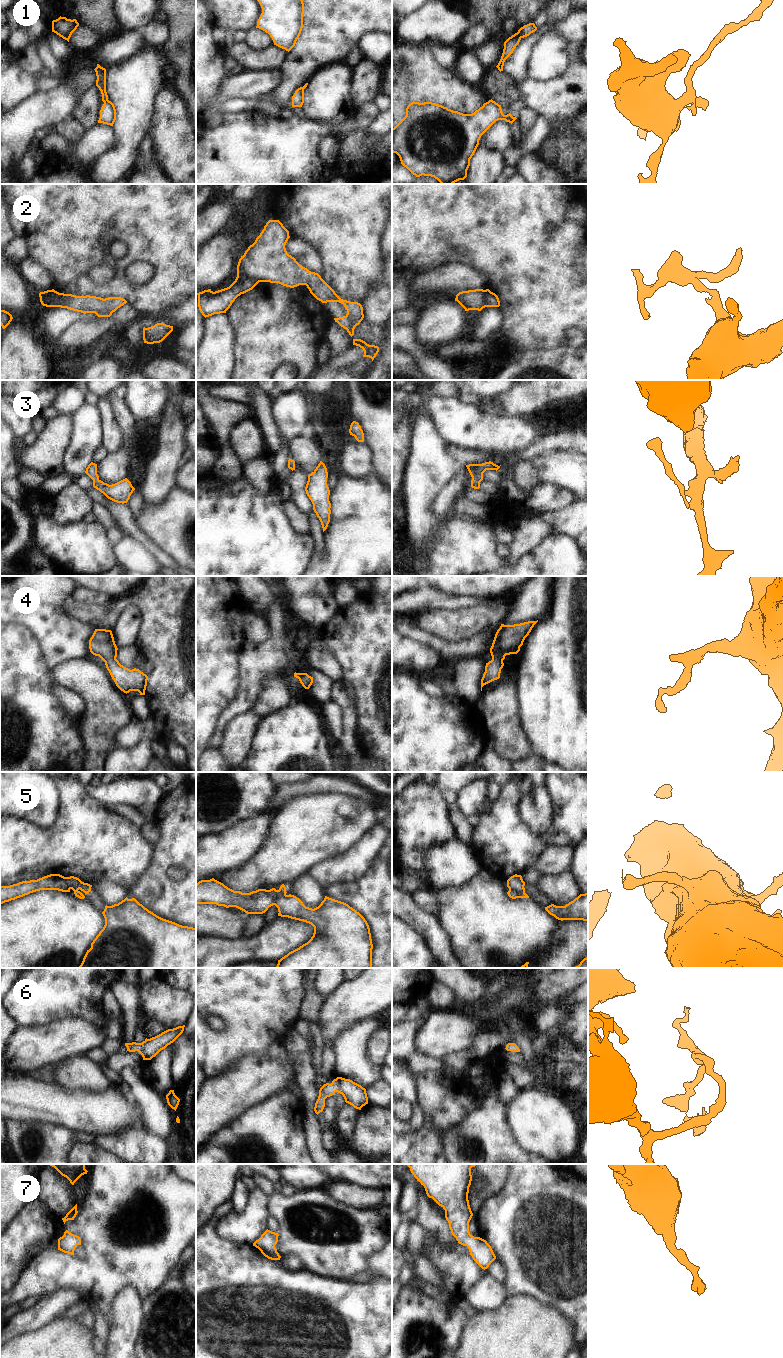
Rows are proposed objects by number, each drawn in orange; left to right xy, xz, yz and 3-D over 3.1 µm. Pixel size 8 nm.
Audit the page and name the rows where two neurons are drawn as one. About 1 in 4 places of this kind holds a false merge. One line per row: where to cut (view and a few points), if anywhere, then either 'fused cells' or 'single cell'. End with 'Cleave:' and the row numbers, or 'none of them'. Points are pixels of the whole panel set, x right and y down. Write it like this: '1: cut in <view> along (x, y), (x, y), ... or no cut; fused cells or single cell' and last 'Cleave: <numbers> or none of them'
1: cut in xy along (108, 100), (104, 103); fused cells
2: cut in xz along (237, 275), (245, 275), (259, 281); fused cells
3: no cut; single cell
4: no cut; single cell
5: cut in xz along (285, 894), (276, 893), (273, 904); fused cells
6: no cut; single cell
7: no cut; single cell
Cleave: 1, 2, 5

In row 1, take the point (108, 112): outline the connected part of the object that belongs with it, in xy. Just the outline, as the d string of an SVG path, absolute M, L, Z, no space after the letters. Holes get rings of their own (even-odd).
M108 100L103 104L100 110L100 118L98 120L98 123L113 126L115 120L116 120L115 106L111 101Z

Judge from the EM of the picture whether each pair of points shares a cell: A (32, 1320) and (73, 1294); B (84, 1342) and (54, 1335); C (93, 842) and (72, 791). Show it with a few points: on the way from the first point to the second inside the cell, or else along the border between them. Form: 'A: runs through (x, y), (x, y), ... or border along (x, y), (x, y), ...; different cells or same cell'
A: runs through (42, 1312), (63, 1298); same cell
B: runs through (77, 1342), (61, 1342); same cell
C: runs through (84, 829), (75, 804); same cell

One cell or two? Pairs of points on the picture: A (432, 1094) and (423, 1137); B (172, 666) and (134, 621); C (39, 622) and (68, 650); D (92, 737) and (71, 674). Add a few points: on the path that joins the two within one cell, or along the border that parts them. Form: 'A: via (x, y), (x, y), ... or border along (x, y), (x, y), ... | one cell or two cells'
A: via (432, 1105), (432, 1116), (428, 1126) | one cell
B: border along (134, 605), (139, 608), (143, 617), (136, 644) | two cells
C: via (47, 627), (62, 642) | one cell
D: via (94, 721), (94, 697), (87, 690) | one cell

